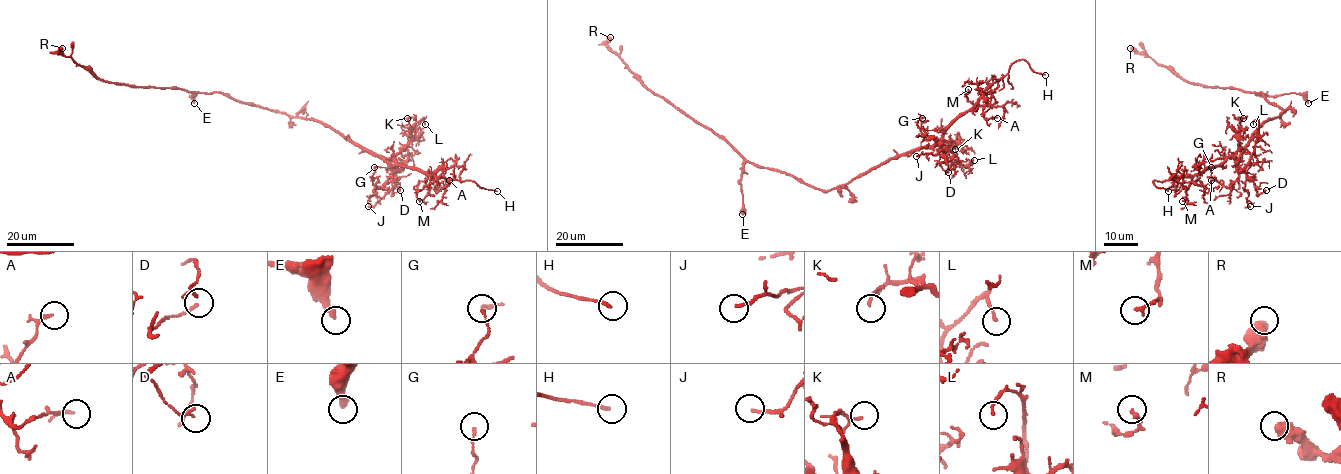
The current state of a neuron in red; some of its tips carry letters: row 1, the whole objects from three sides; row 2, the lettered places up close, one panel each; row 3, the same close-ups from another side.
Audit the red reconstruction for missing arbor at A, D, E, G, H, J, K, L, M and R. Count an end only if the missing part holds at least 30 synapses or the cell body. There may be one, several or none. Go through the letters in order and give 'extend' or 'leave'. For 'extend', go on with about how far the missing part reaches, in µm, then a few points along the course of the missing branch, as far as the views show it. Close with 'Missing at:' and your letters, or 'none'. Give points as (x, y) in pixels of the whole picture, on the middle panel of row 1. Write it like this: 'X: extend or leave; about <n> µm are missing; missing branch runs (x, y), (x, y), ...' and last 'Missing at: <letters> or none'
A: leave
D: leave
E: leave
G: leave
H: extend; about 6 µm are missing
J: leave
K: leave
L: leave
M: leave
R: leave
Missing at: H

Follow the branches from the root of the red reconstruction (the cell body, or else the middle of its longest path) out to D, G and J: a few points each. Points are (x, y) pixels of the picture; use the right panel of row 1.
D: (1283, 112), (1268, 119), (1253, 133), (1237, 164), (1253, 182), (1258, 194), (1266, 190)
G: (1283, 112), (1265, 122), (1250, 138), (1237, 164), (1239, 176), (1229, 187), (1213, 178), (1211, 167)
J: (1283, 112), (1268, 119), (1253, 133), (1237, 164), (1246, 176), (1244, 189), (1250, 206)

